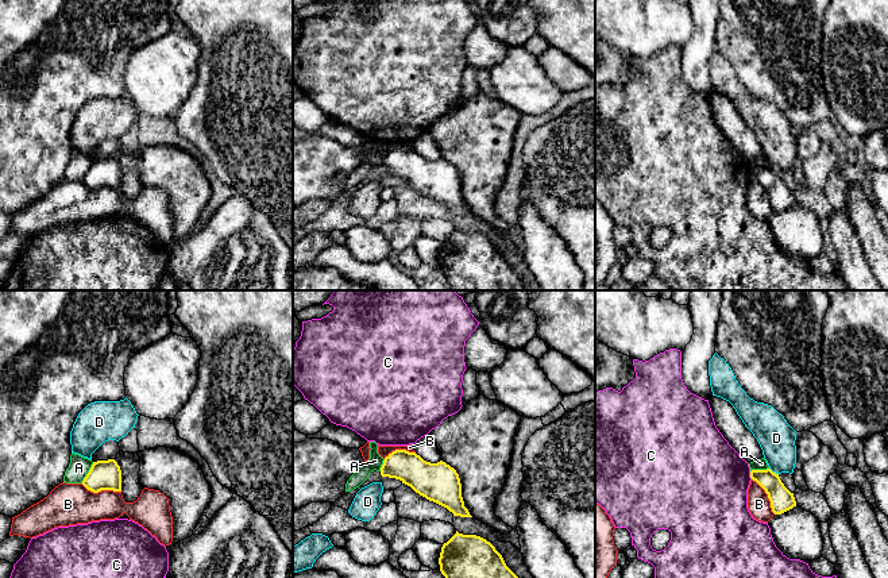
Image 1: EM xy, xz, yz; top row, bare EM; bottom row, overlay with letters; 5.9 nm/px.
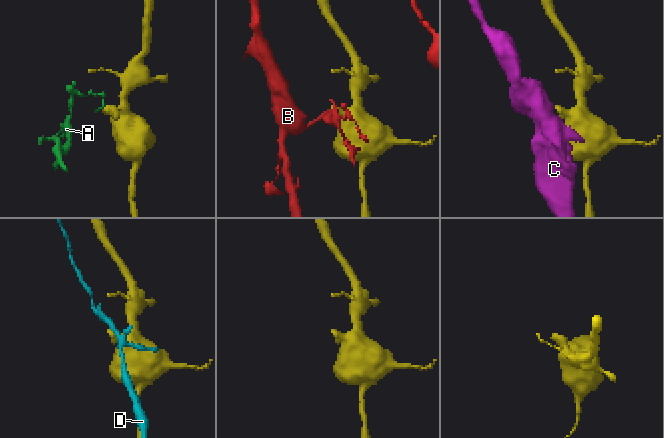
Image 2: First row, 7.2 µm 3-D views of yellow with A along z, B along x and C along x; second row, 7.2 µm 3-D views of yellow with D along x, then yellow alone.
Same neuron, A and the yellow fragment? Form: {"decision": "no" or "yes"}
{"decision": "no"}

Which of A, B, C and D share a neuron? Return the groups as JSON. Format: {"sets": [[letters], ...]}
{"sets": [["A"], ["B"], ["C"], ["D"]]}

